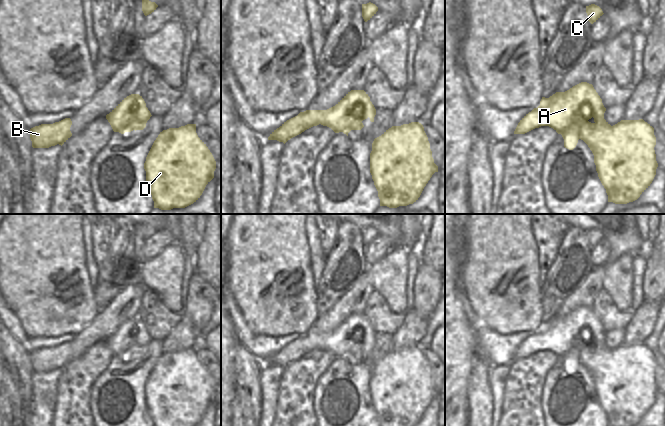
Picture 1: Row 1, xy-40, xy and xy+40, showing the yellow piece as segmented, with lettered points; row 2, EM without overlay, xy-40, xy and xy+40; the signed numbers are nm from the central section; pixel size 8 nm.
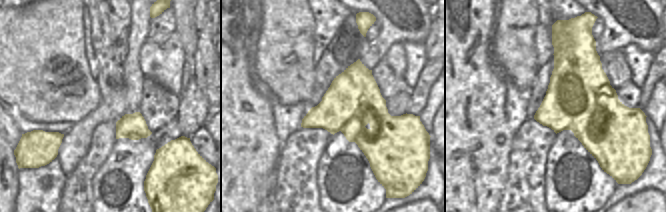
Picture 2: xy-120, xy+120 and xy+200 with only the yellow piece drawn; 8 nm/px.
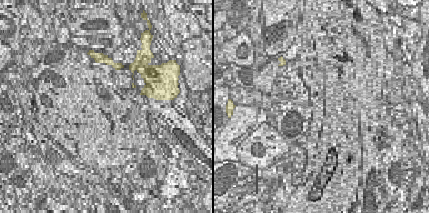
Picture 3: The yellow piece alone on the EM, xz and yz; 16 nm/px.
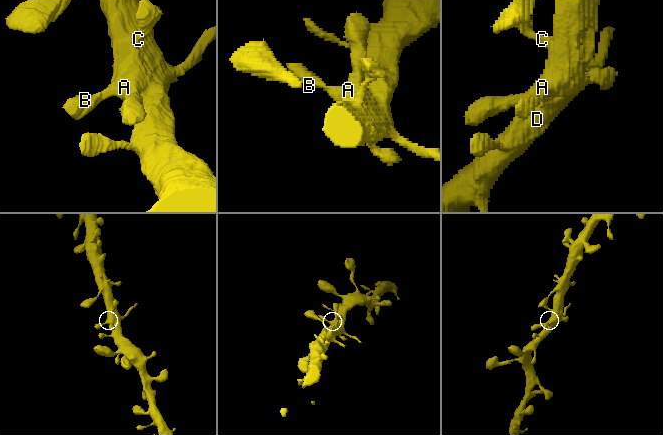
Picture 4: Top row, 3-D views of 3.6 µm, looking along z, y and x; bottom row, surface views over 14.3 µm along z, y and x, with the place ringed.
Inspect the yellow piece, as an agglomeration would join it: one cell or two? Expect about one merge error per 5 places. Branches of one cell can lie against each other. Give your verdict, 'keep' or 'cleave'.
keep

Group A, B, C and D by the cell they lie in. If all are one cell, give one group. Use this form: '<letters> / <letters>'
A B C D

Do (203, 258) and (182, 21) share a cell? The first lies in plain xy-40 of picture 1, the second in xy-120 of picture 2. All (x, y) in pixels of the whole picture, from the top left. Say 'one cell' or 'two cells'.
two cells

